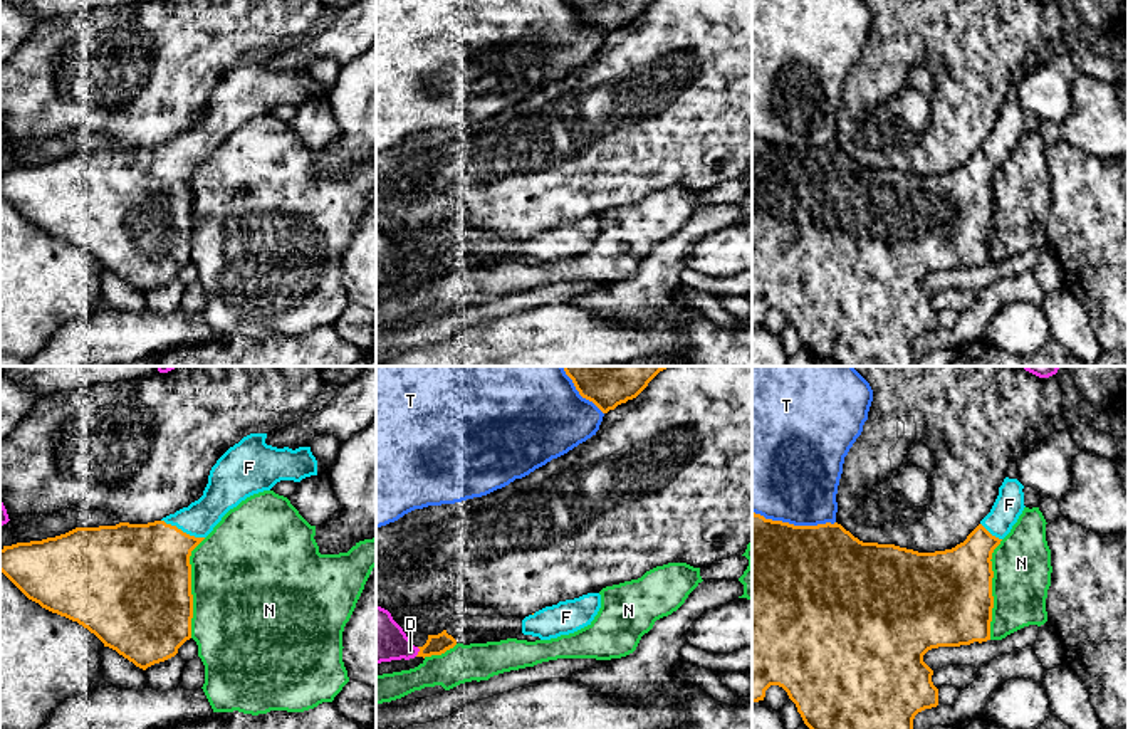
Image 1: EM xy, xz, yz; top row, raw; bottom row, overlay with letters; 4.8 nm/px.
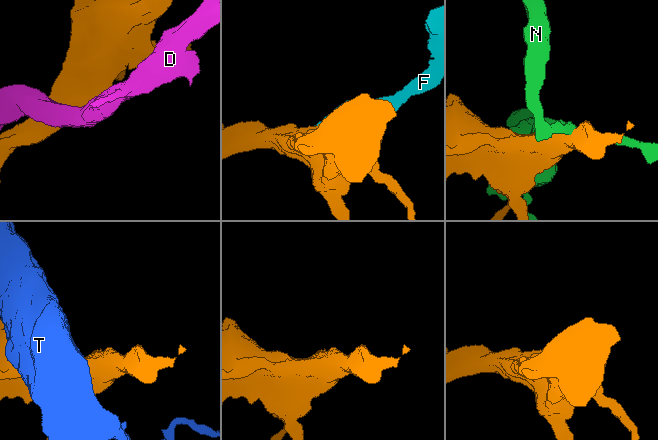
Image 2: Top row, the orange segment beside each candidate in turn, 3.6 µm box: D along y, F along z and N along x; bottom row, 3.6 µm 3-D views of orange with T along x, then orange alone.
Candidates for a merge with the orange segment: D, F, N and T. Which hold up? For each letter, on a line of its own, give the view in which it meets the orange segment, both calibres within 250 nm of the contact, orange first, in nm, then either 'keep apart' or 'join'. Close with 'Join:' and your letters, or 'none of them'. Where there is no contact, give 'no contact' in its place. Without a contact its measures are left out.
D: meets orange in xz; 100 nm thick on the orange side, 240 nm on the other; keep apart
F: meets orange in xy; 440 nm thick on the orange side, 160 nm on the other; join
N: meets orange in xy; 500 nm thick on the orange side, 500 nm on the other; keep apart
T: meets orange in yz; 500 nm thick on the orange side, 480 nm on the other; keep apart
Join: F

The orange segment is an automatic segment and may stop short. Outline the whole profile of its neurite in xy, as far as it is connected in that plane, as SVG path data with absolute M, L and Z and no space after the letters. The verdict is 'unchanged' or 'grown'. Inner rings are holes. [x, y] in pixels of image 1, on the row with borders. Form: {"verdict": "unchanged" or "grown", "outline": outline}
{"verdict": "grown", "outline": "M250 433L230 447L212 467L203 496L188 507L148 524L76 527L55 538L3 546L0 571L29 600L77 621L136 667L146 670L164 662L191 638L191 551L247 497L280 480L317 475L311 447L277 448L265 438L267 433Z"}

